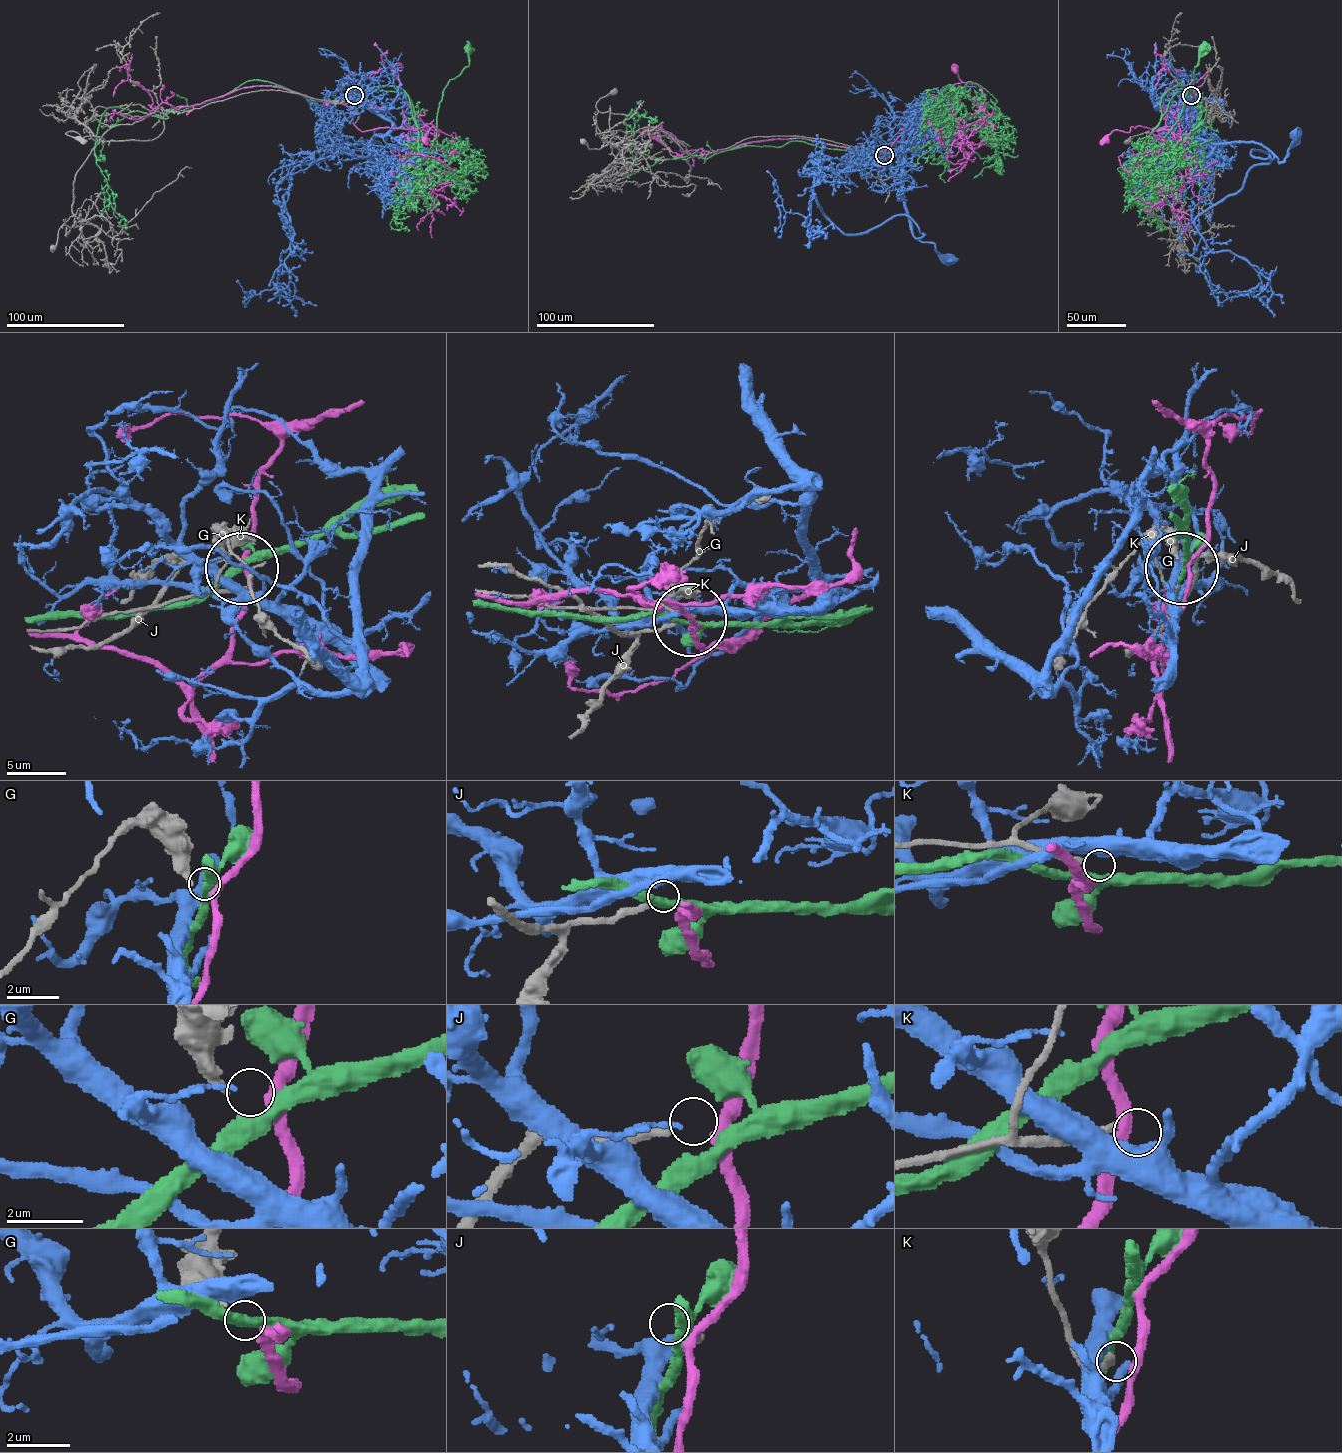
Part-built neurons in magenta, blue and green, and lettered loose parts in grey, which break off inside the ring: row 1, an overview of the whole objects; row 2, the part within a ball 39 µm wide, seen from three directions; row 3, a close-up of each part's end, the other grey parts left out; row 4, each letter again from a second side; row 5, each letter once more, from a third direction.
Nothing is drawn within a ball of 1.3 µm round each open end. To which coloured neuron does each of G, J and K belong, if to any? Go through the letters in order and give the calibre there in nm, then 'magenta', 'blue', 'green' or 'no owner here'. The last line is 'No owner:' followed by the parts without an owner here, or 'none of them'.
G: 260 nm | magenta
J: 240 nm | no owner here
K: 200 nm | no owner here
No owner: J, K

